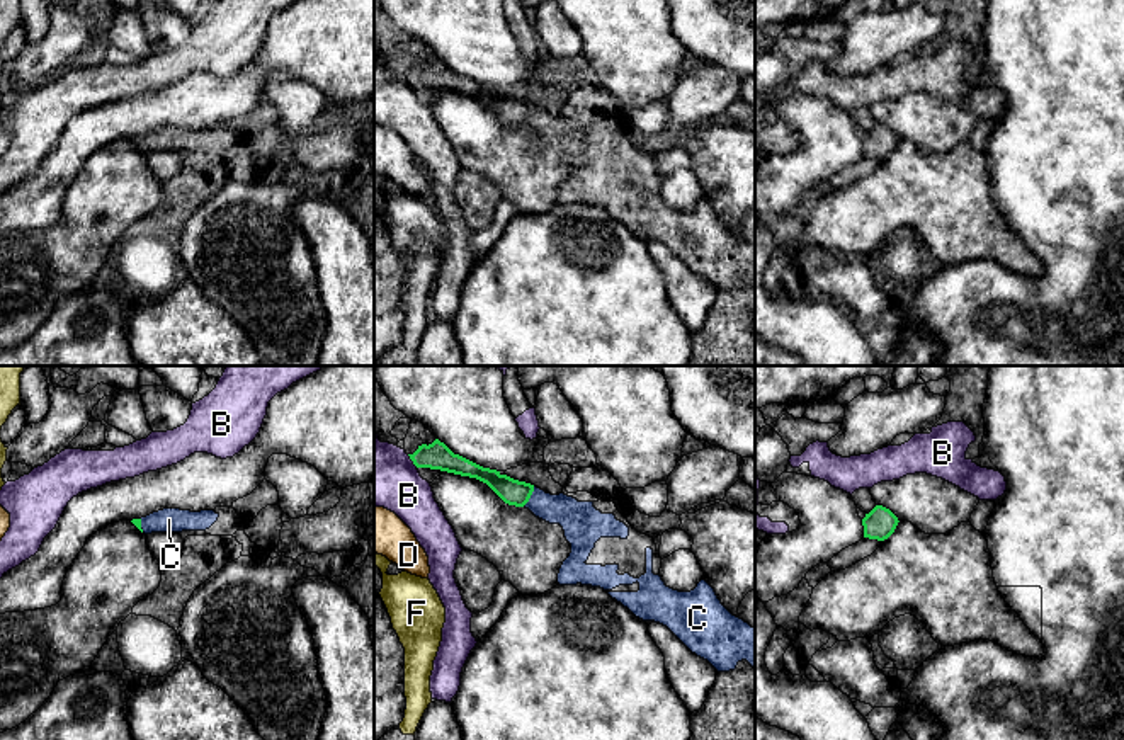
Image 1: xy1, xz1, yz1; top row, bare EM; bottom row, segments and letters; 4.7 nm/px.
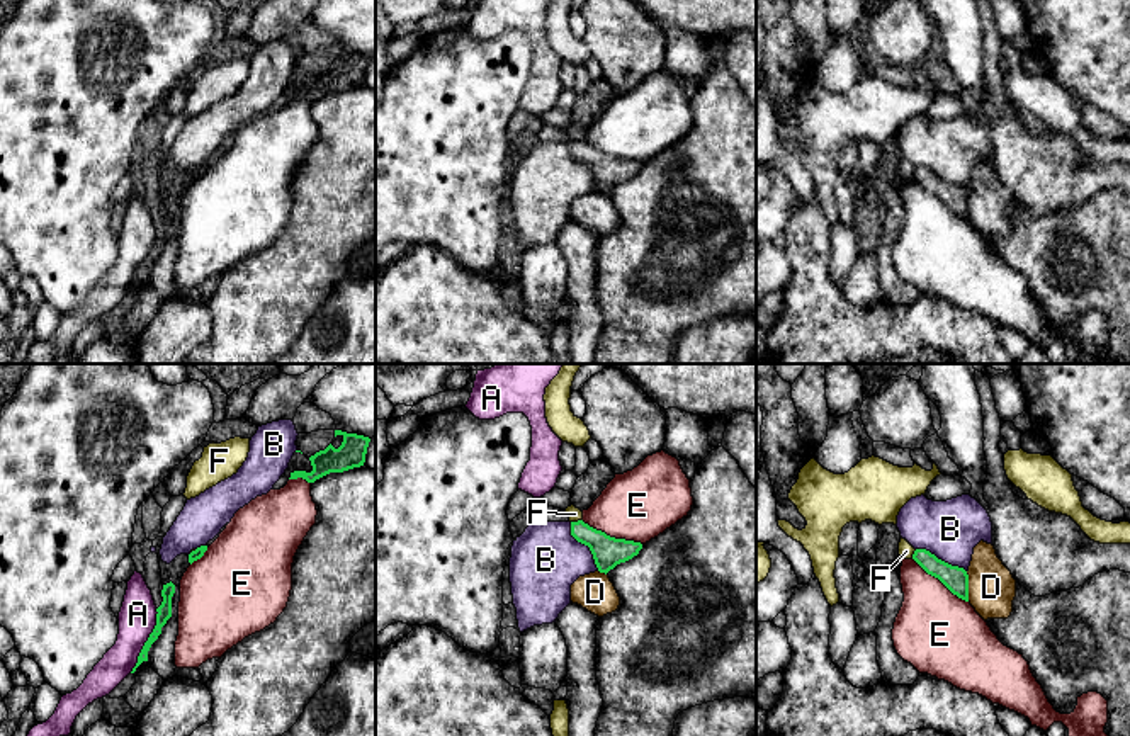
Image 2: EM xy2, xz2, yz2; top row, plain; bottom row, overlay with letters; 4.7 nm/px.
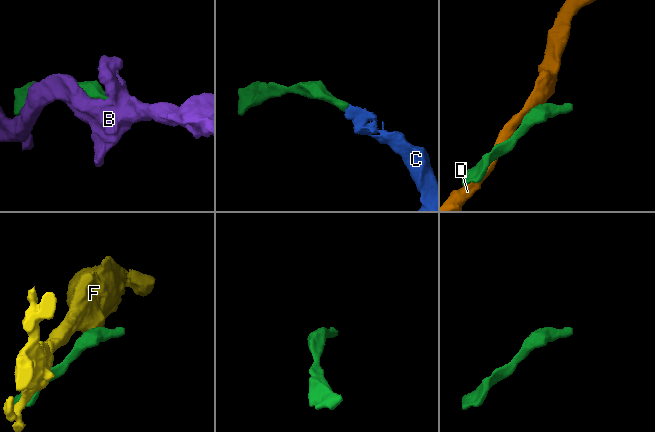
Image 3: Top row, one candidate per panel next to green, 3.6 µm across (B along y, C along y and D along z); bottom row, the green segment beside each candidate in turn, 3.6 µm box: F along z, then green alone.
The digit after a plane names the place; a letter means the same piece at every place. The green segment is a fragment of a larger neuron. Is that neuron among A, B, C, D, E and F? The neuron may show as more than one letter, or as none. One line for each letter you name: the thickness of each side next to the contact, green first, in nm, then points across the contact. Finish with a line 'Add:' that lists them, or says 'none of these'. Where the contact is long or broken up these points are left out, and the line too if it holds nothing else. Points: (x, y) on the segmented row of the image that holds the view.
C: calibres 120 and 160 nm; way xz1 (512, 492), (529, 497), (577, 519)
Add: C

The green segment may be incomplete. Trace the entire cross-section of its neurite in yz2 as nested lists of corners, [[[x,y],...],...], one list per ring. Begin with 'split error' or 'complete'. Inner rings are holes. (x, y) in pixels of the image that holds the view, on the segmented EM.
complete | [[[916,549],[912,559],[928,575],[938,578],[953,595],[969,602],[969,575],[963,568],[952,566],[926,549]]]

